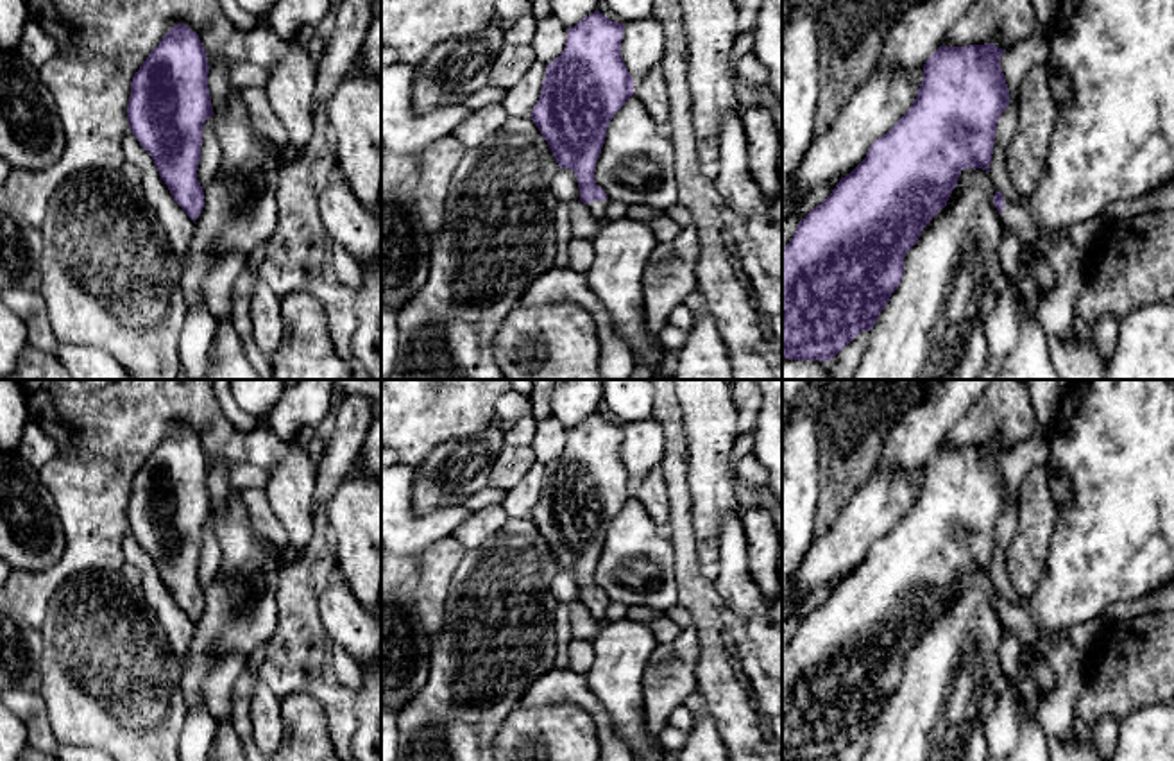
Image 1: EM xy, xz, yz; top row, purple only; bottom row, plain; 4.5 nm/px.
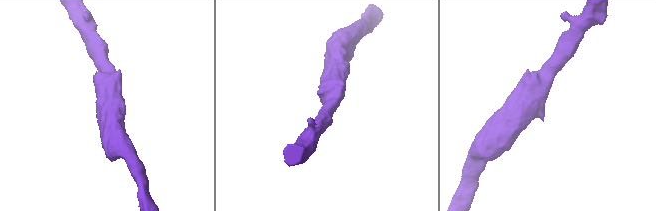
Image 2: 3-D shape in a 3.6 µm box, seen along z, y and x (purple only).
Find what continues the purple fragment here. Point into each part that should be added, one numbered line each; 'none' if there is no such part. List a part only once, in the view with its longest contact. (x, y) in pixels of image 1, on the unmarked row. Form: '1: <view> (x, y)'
1: xz (598, 609)

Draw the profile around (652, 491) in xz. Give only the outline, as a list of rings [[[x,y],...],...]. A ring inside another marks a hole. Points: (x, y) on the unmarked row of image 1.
[[[660,467],[651,469],[634,485],[634,496],[642,503],[650,517],[666,530],[669,521],[669,498]]]

